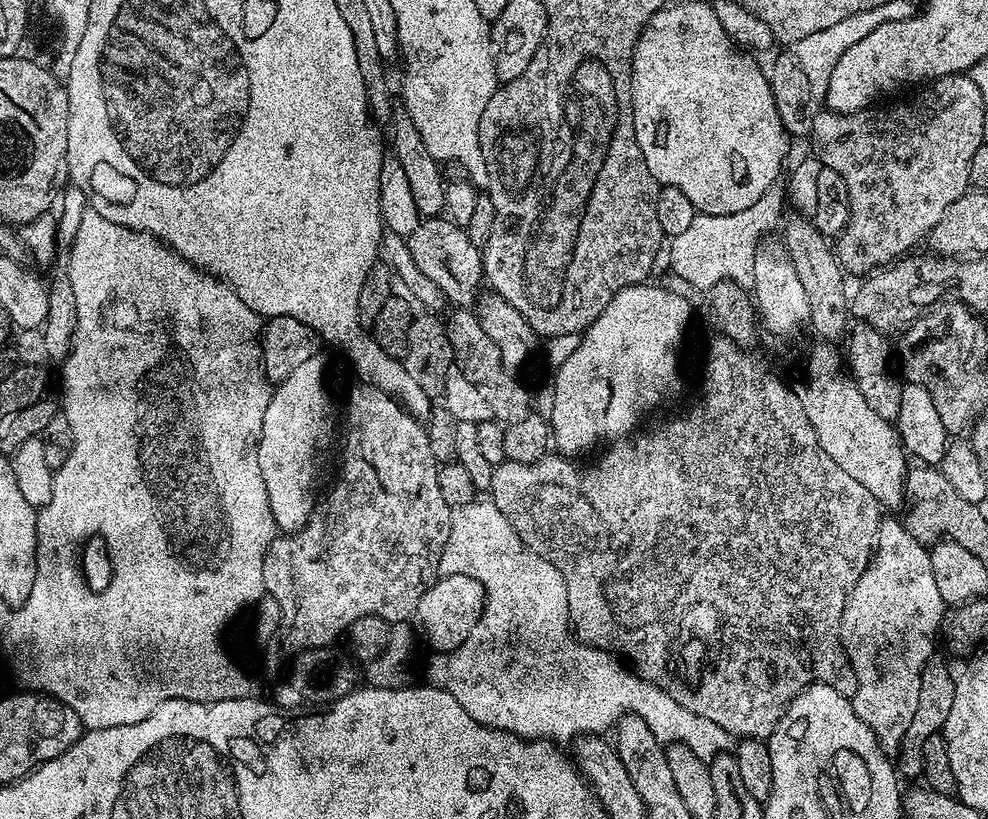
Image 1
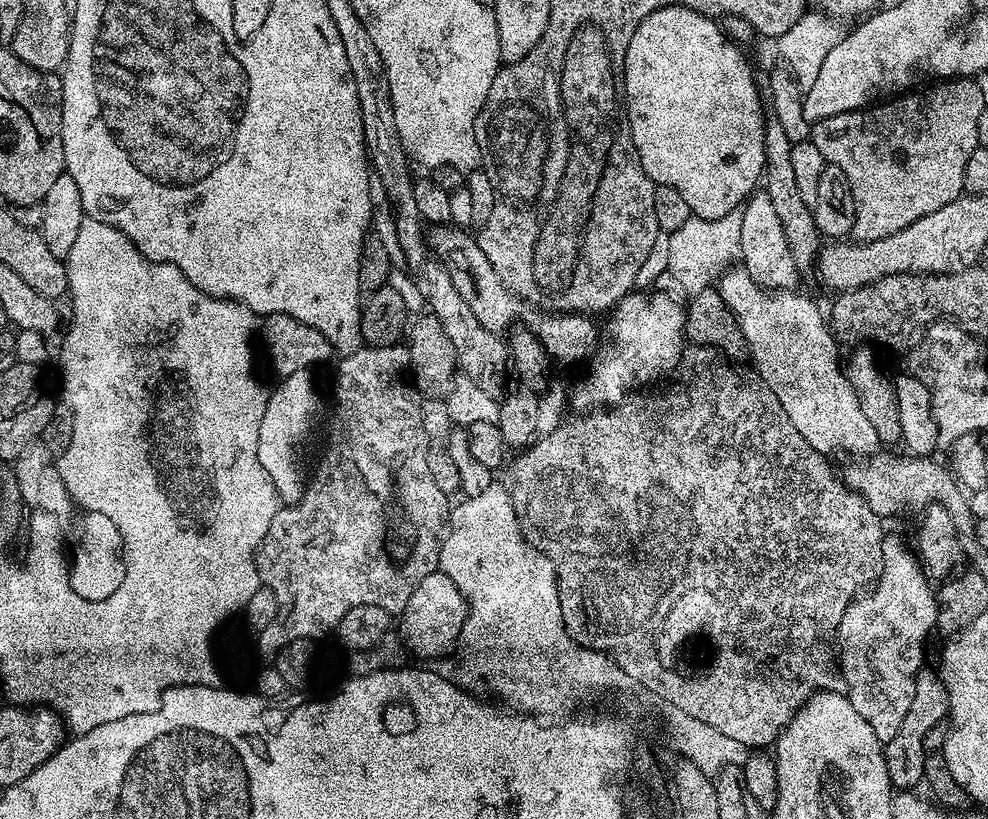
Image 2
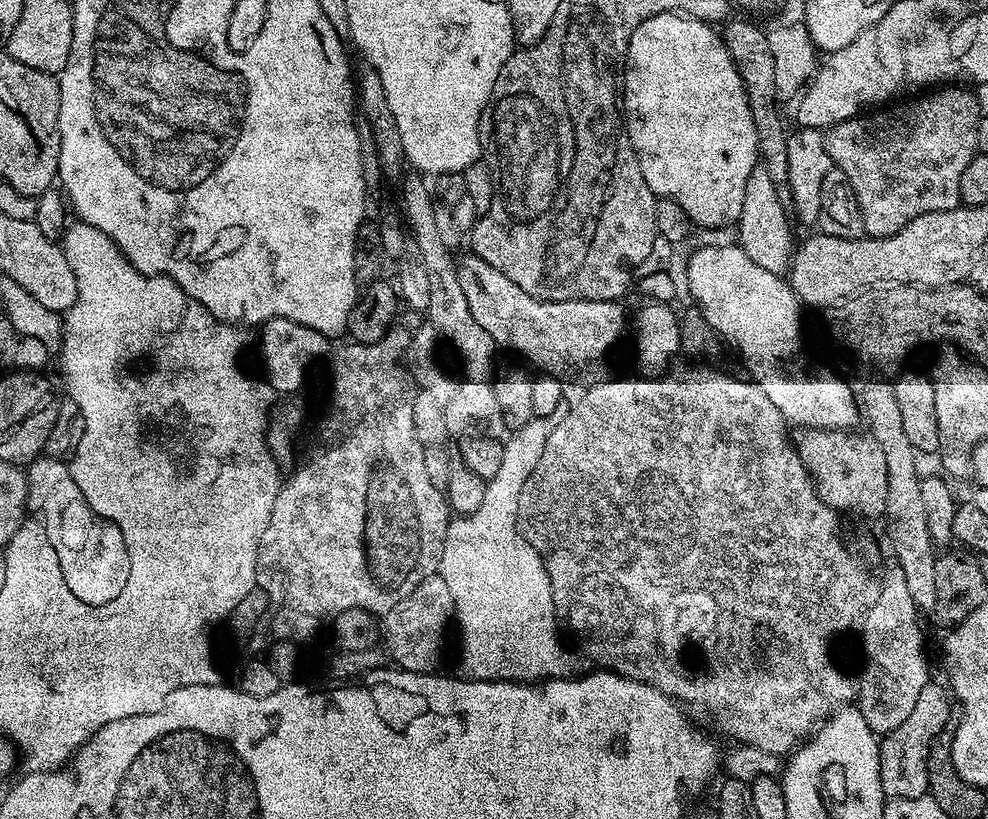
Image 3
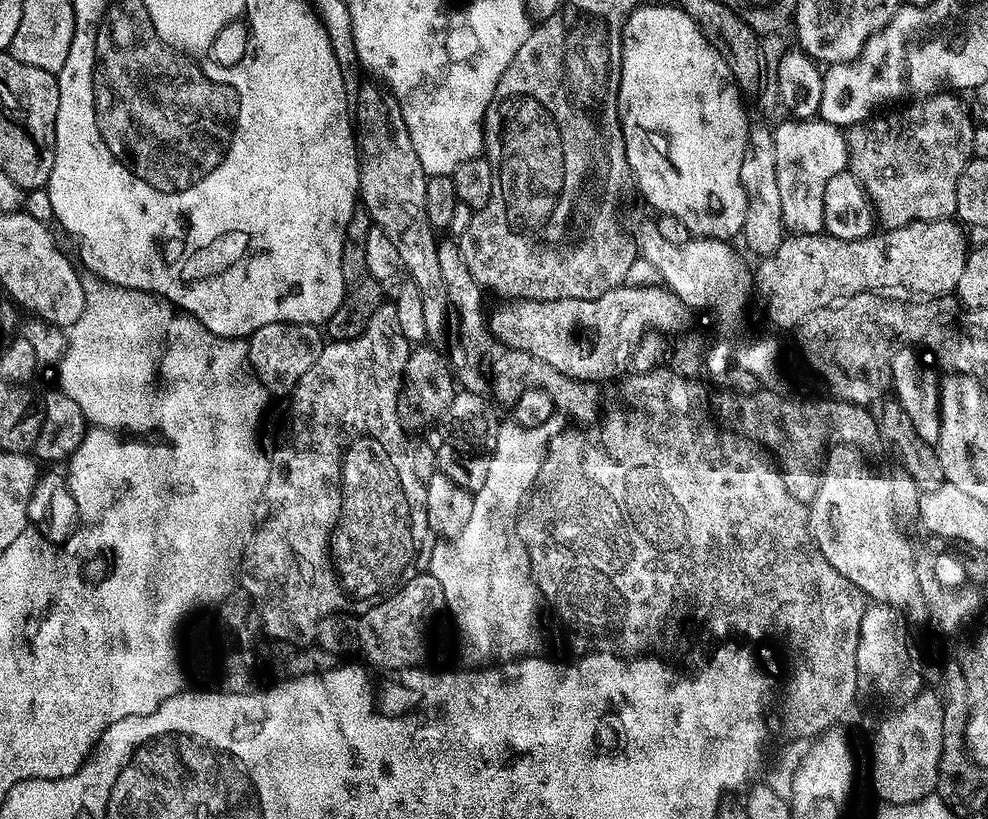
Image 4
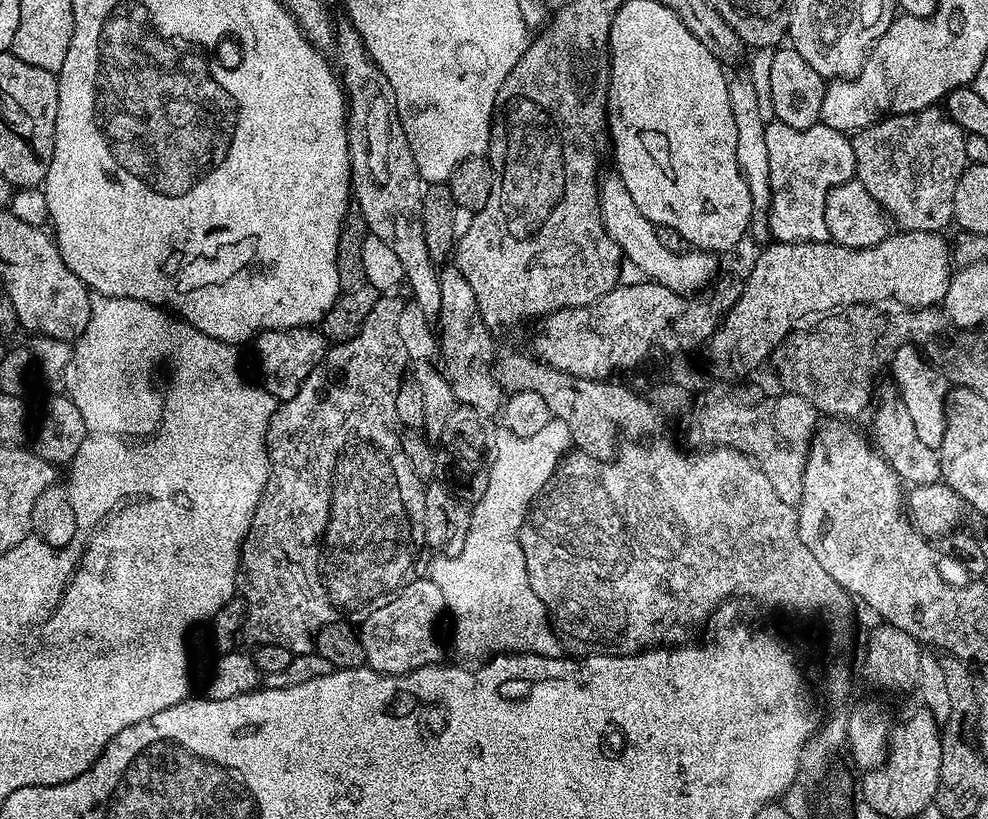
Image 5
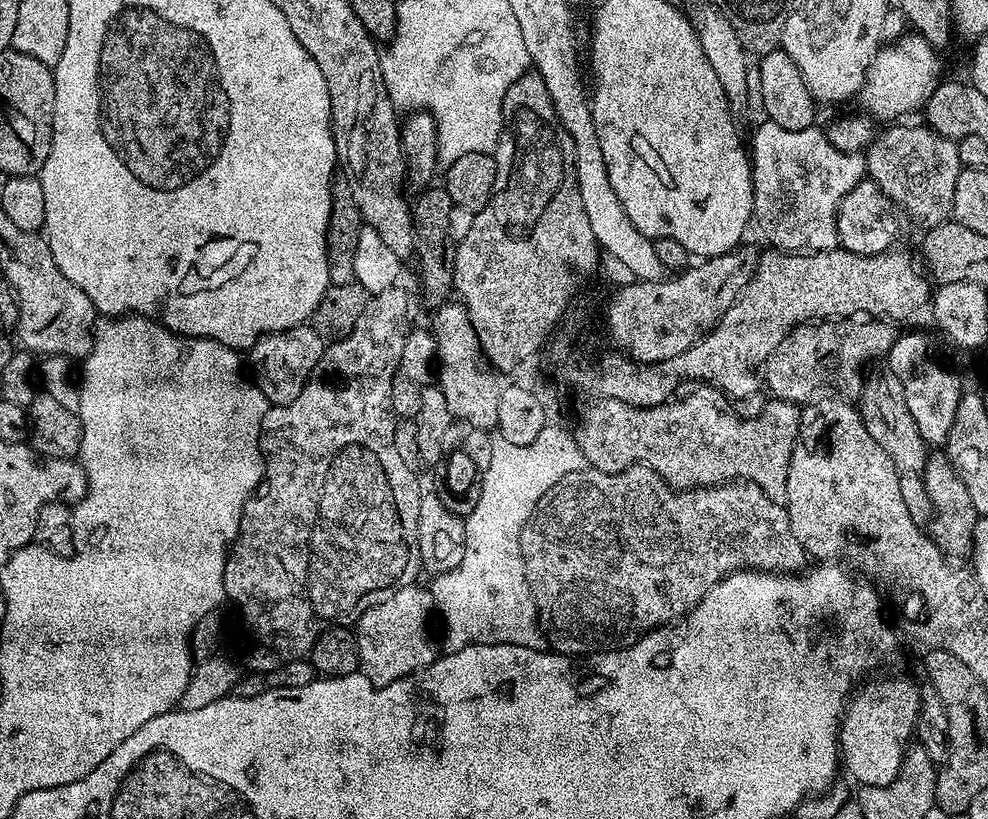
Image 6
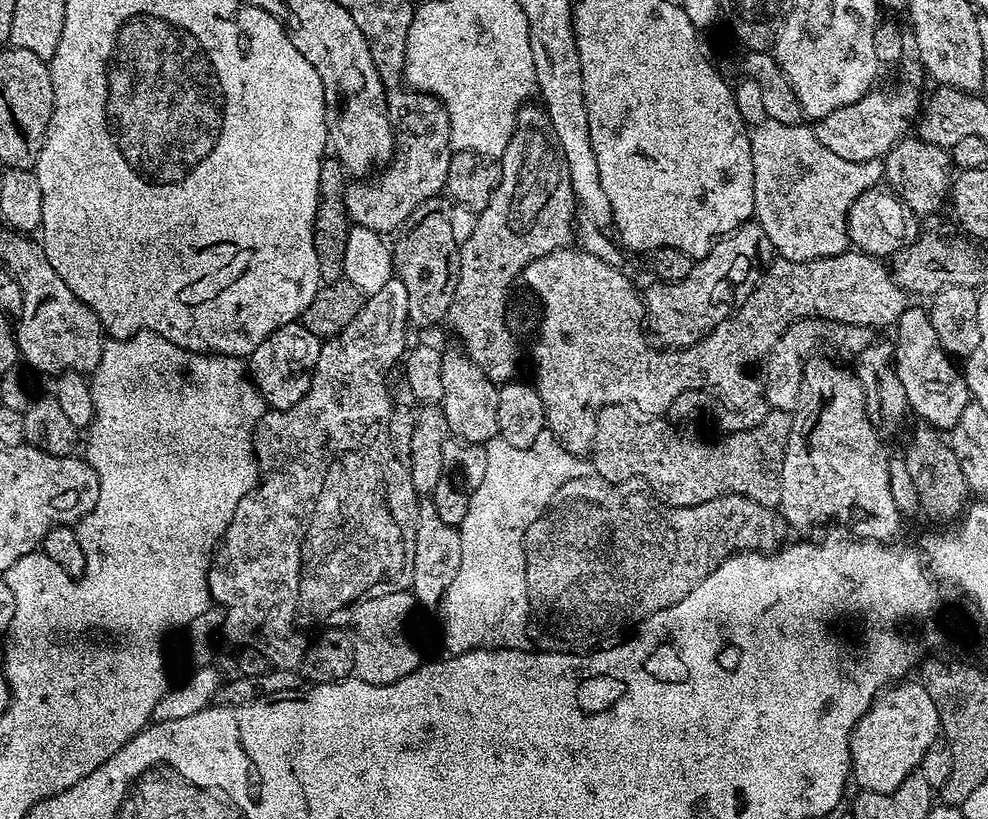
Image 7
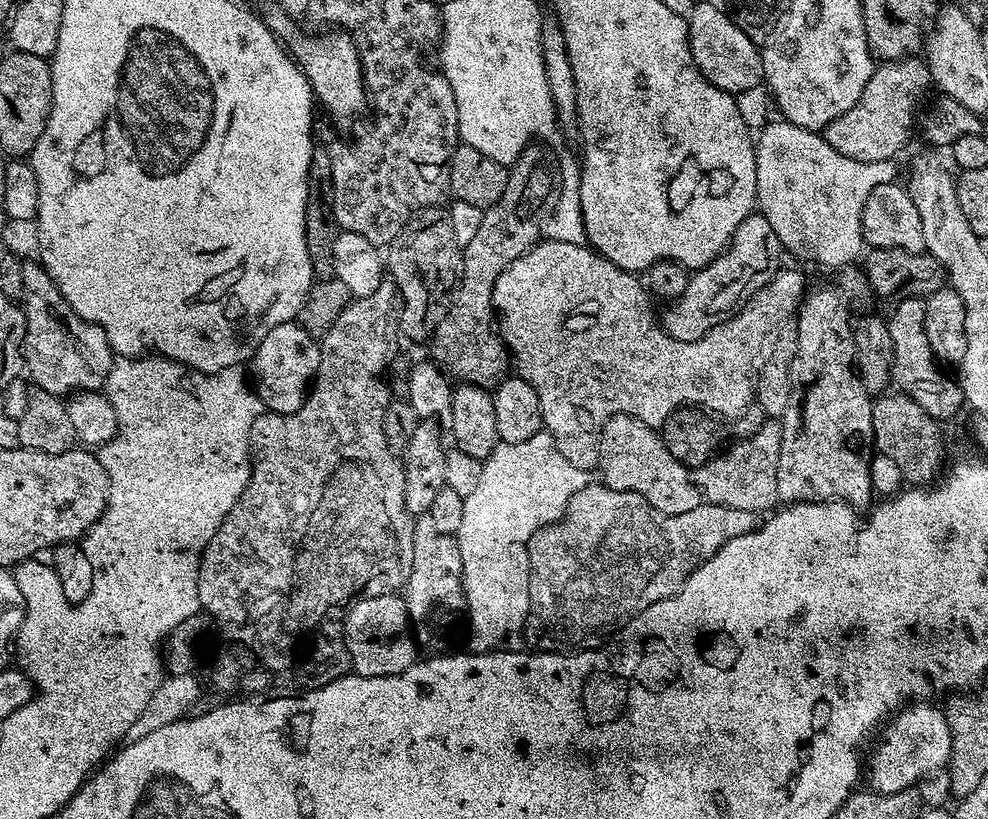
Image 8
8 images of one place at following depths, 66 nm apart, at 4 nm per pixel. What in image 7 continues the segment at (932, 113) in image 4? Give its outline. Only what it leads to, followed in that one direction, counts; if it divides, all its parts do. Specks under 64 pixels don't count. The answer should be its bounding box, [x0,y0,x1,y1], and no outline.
[882,138,954,218]

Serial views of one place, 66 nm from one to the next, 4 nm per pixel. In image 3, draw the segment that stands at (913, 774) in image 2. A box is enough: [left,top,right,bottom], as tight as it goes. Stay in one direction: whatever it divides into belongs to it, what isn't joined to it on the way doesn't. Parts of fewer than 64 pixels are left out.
[879,682,954,798]

